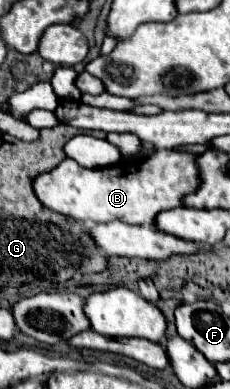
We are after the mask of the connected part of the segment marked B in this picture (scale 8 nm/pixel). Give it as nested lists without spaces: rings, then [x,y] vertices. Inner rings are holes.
[[[159,150],[133,164],[93,170],[65,158],[59,166],[55,166],[55,170],[39,174],[33,182],[33,190],[43,206],[77,222],[121,220],[127,224],[149,226],[161,210],[181,206],[181,198],[199,186],[199,172],[195,168],[195,154],[179,154],[175,150]]]

